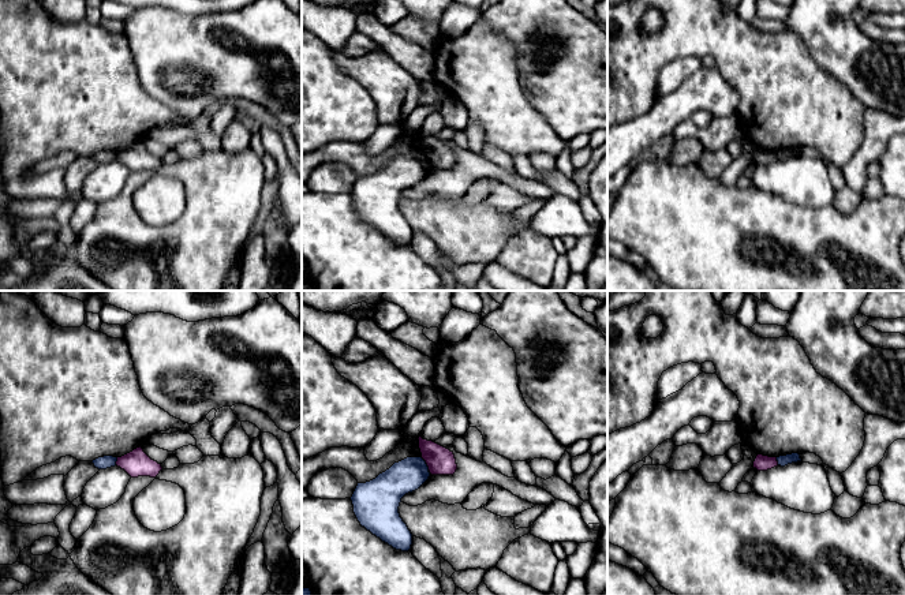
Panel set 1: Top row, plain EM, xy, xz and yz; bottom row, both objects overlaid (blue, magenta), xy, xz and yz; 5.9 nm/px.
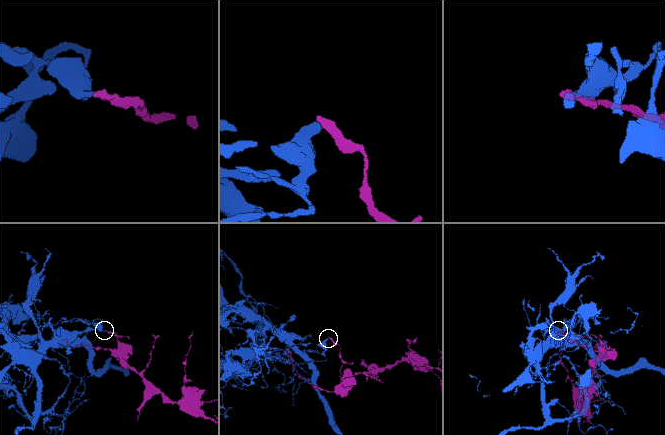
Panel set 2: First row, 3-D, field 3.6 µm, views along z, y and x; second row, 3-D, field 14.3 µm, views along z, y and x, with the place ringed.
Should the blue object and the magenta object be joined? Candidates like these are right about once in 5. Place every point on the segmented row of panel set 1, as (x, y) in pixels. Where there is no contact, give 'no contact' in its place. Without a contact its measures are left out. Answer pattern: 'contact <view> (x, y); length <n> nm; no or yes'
contact xz (426, 464); length 90 nm; no

